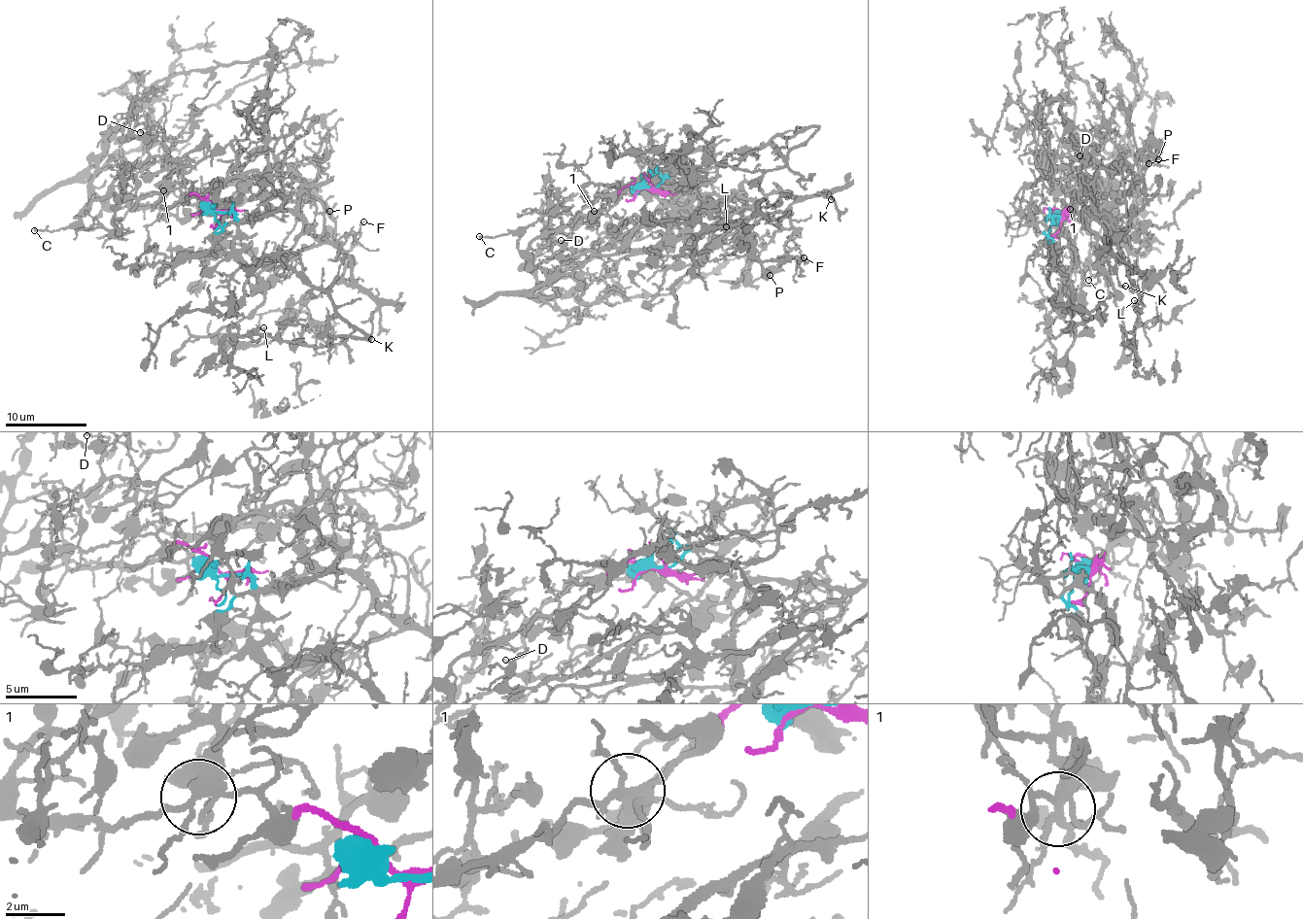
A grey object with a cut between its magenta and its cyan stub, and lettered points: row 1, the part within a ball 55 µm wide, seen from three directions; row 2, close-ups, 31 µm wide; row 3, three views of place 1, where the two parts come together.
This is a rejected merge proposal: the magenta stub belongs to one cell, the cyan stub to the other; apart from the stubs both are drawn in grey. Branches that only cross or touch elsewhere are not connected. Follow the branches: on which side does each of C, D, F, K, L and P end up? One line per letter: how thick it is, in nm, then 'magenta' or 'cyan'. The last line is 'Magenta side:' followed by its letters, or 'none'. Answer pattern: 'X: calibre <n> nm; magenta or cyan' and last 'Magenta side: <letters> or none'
C: calibre 160 nm; magenta
D: calibre 80 nm; magenta
F: calibre 120 nm; cyan
K: calibre 220 nm; cyan
L: calibre 140 nm; cyan
P: calibre 140 nm; cyan
Magenta side: C, D

